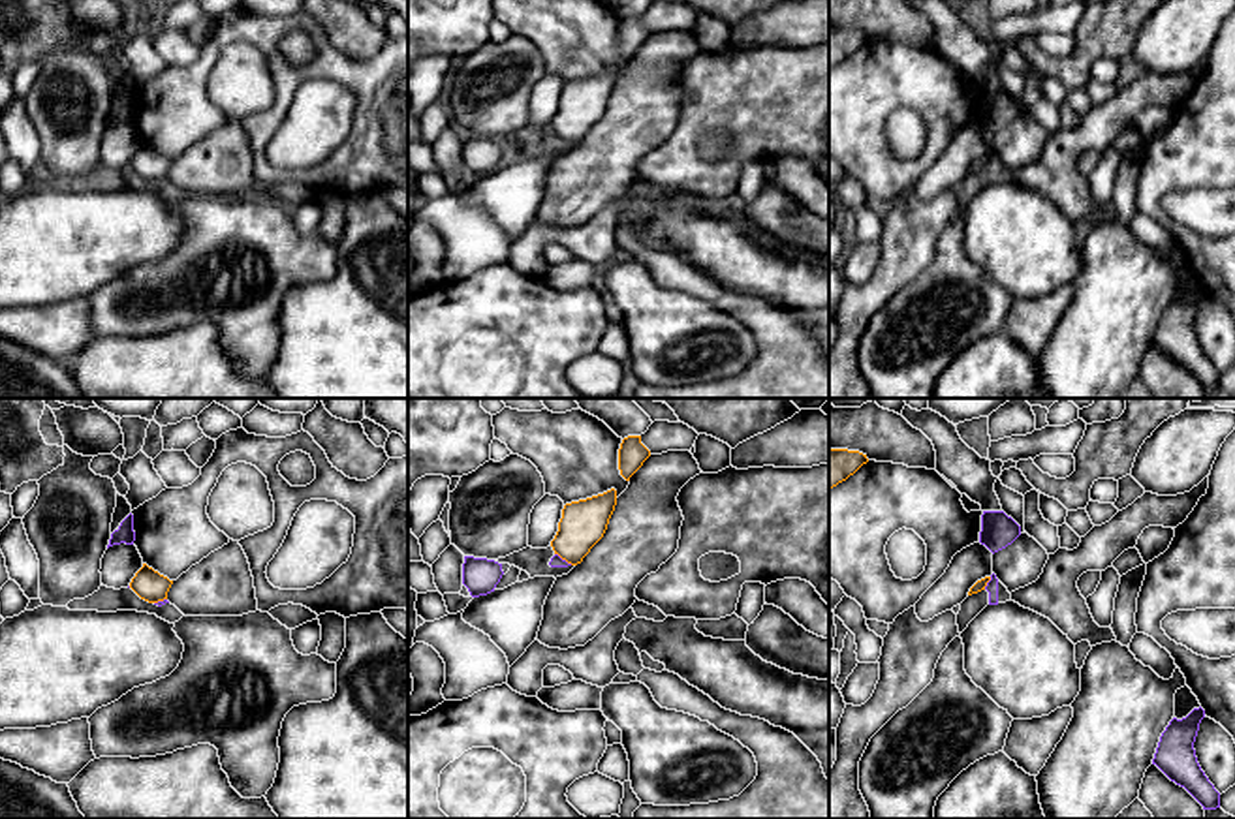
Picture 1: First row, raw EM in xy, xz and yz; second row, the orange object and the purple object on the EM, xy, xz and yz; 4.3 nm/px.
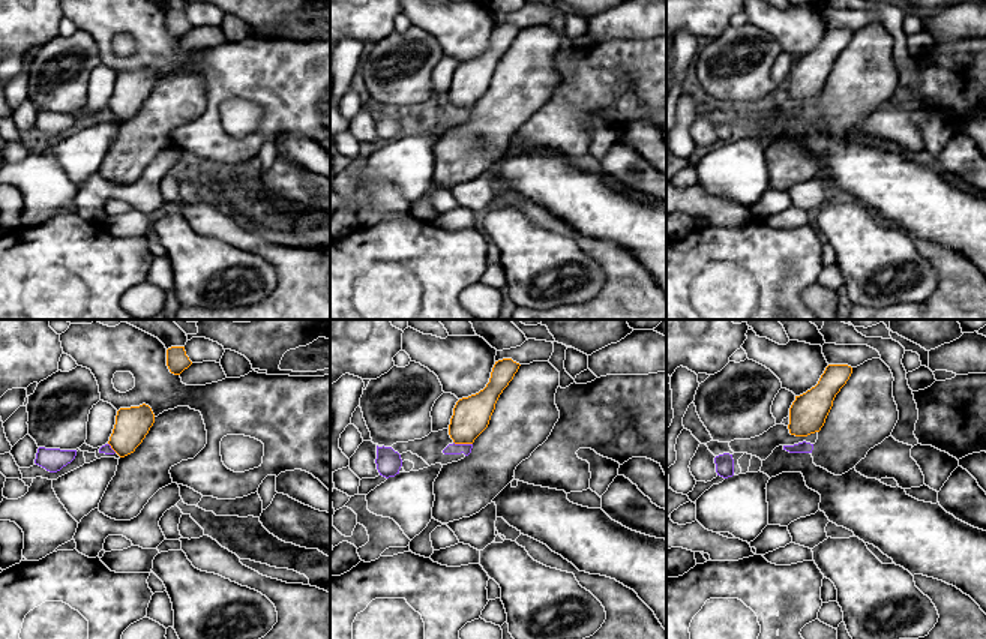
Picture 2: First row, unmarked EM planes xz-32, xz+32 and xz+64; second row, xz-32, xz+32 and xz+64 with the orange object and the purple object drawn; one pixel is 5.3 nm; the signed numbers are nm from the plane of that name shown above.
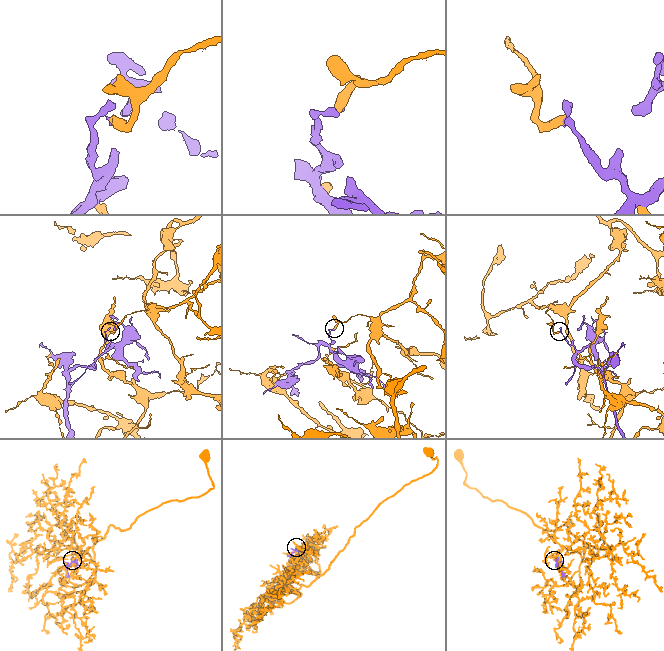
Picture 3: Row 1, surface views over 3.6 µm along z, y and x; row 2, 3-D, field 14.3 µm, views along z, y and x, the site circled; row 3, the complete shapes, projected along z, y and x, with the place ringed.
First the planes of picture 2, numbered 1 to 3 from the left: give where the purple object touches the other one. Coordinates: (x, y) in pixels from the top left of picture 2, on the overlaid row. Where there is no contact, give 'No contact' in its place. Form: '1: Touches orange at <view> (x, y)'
1: Touches orange at xz-32 (111, 447)
2: Touches orange at xz+32 (462, 443)
3: No contact

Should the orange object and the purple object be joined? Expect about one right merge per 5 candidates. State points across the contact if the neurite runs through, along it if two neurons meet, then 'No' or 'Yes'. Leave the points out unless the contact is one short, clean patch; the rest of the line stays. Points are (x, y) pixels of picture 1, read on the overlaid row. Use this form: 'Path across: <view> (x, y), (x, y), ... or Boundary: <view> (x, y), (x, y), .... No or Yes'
No

